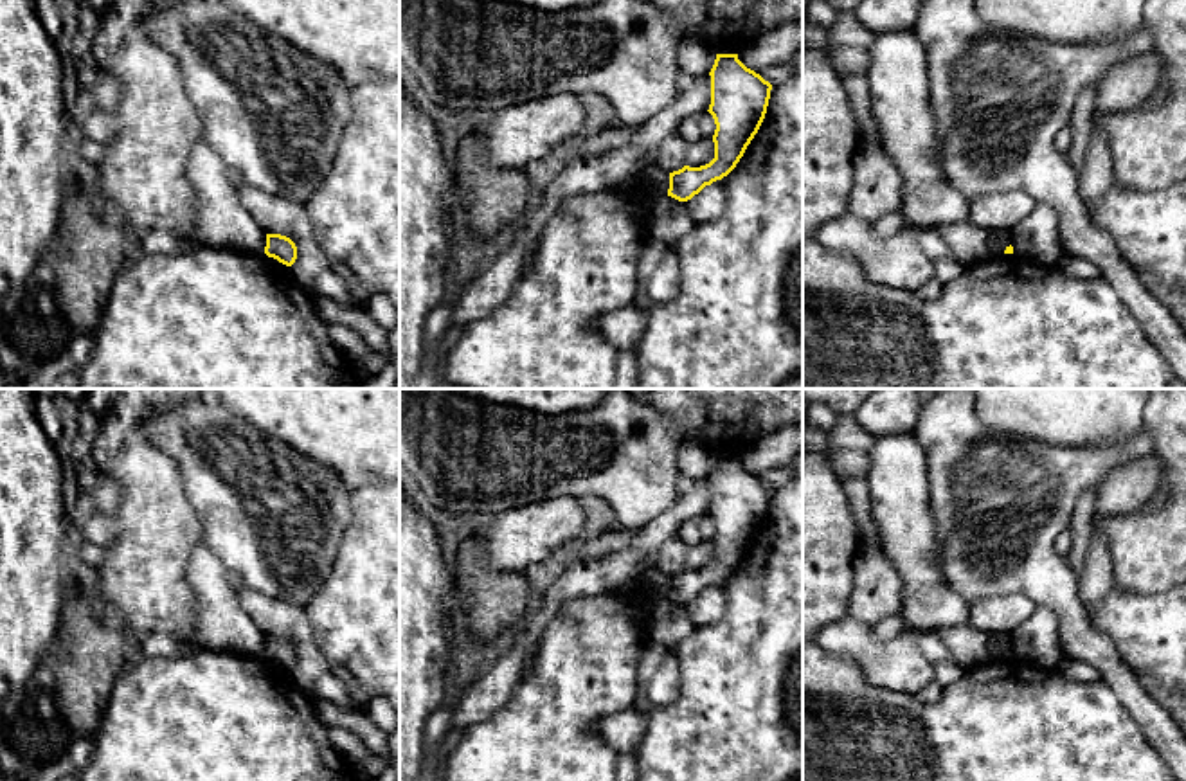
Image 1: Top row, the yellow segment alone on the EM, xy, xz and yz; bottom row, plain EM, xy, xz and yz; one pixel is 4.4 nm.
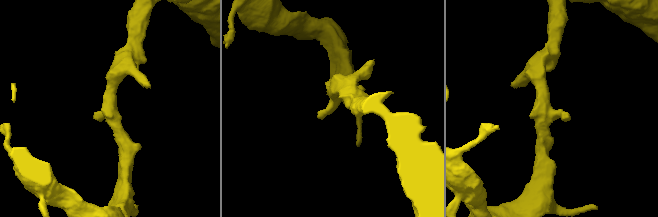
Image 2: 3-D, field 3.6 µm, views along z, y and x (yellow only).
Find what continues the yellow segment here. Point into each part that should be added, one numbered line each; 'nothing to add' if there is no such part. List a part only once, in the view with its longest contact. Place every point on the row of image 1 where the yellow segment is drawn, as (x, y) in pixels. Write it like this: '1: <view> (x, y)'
nothing to add

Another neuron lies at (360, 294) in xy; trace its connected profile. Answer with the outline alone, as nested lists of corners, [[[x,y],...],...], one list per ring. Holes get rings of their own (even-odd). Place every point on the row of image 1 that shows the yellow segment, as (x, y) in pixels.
[[[333,263],[333,270],[344,279],[353,299],[365,308],[371,292],[344,265]]]

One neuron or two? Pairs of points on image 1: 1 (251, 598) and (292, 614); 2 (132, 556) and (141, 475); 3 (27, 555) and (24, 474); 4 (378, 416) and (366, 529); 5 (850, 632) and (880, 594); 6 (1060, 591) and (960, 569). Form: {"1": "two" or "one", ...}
{"1": "one", "2": "one", "3": "one", "4": "two", "5": "two", "6": "one"}

